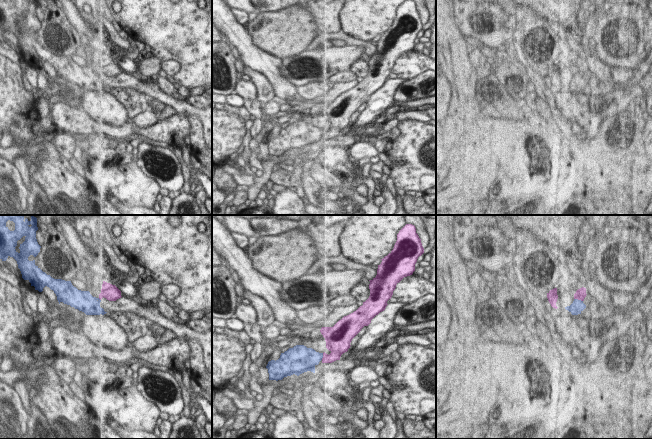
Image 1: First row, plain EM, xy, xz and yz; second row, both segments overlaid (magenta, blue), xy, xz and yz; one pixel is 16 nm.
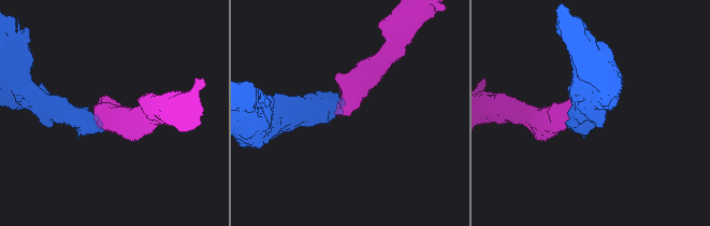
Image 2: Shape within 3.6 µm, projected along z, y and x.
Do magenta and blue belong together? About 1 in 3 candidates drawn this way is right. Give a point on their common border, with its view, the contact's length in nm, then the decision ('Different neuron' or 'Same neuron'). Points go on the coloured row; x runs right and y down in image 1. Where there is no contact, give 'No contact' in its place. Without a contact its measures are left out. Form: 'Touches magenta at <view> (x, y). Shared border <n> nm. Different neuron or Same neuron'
Touches magenta at yz (578, 299). Shared border 150 nm. Different neuron

